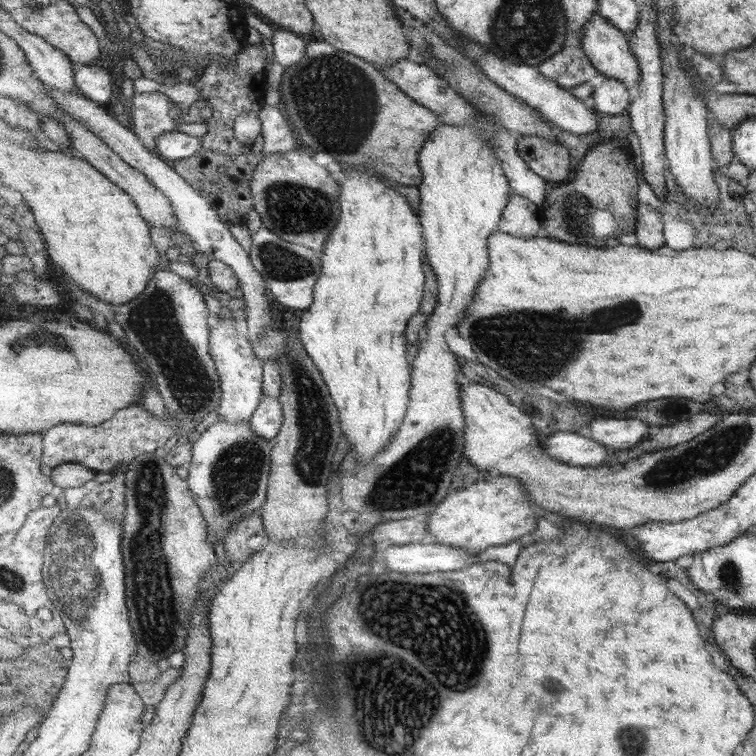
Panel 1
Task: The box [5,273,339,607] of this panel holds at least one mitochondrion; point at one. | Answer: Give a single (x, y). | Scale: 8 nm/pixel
(152, 320)

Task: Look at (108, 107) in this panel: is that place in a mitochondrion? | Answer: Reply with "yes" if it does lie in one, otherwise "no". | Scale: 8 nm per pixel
no

